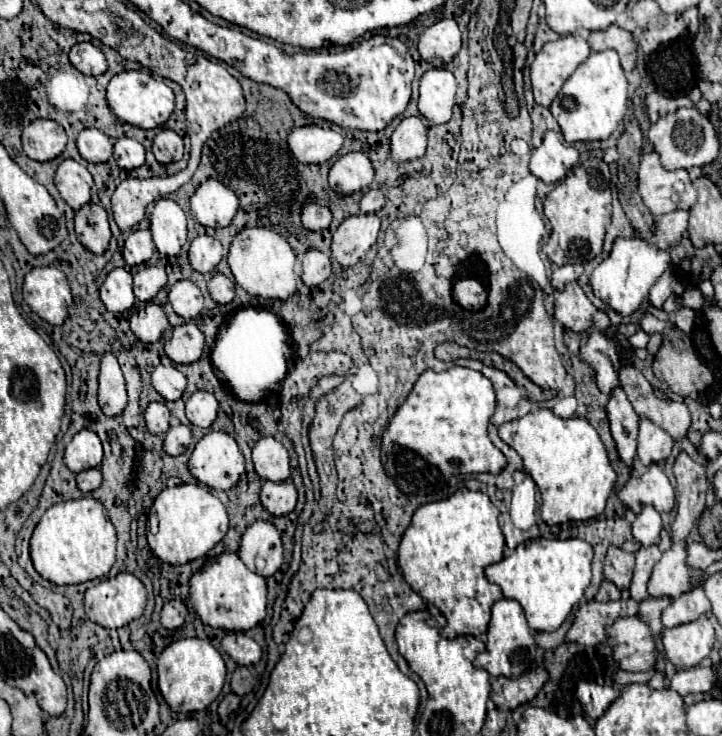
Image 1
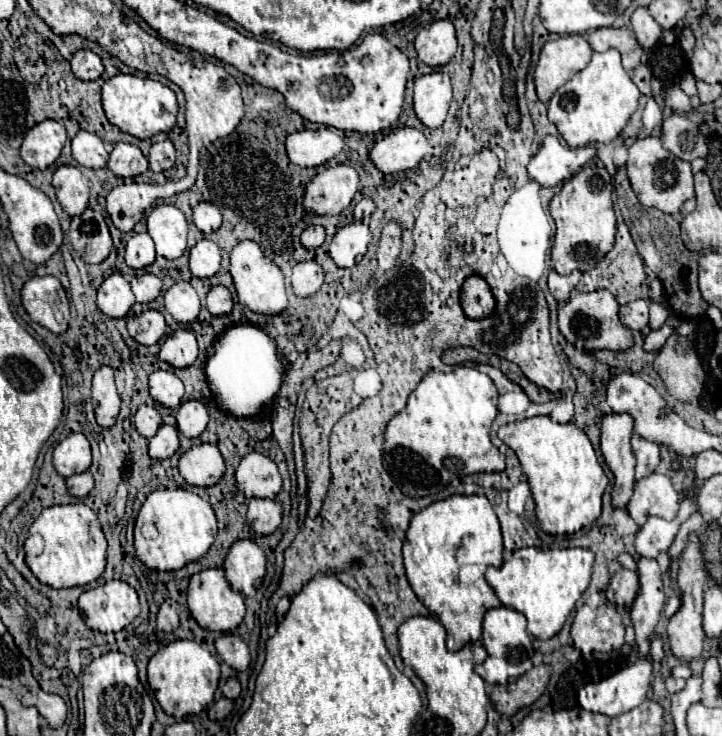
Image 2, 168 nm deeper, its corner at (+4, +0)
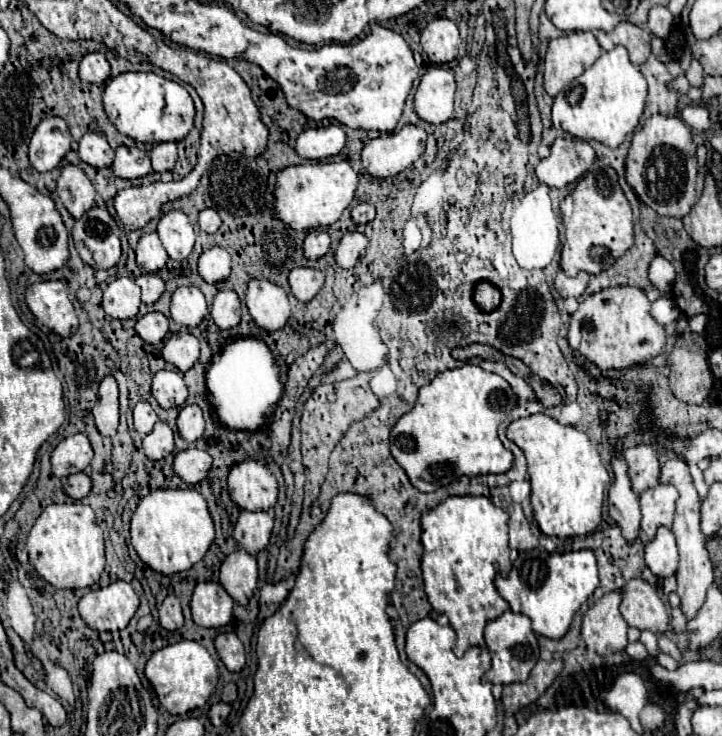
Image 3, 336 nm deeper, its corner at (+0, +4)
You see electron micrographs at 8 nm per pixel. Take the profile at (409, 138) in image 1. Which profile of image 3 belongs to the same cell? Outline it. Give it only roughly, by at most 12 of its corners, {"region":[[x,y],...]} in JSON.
{"region":[[407,124],[361,152],[371,176],[389,178],[425,152],[427,132]]}

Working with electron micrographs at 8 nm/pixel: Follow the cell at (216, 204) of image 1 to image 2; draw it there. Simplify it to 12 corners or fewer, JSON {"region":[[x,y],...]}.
{"region":[[215,204],[193,208],[193,222],[201,232],[213,234],[221,226]]}

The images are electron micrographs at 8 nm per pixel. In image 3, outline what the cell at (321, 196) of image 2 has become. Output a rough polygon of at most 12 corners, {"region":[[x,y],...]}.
{"region":[[345,160],[277,174],[277,218],[293,230],[337,222],[357,172]]}

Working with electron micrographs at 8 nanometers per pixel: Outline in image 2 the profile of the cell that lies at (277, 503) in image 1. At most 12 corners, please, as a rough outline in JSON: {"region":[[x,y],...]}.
{"region":[[249,500],[245,516],[257,536],[281,524],[279,500]]}

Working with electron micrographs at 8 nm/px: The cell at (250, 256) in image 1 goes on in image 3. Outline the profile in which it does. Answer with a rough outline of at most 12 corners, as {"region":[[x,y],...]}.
{"region":[[251,278],[245,304],[257,326],[287,324],[289,298],[279,284]]}

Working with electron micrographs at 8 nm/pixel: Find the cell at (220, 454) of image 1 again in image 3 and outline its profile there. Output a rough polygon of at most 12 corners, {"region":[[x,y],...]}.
{"region":[[187,448],[175,456],[173,470],[187,484],[207,478],[209,452]]}

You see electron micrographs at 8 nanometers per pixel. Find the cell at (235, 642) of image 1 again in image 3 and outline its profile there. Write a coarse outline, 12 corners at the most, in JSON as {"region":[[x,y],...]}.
{"region":[[221,632],[215,648],[227,670],[245,666],[245,648],[235,632]]}

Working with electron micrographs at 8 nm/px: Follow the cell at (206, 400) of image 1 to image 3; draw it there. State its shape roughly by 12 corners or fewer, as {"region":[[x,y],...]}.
{"region":[[197,404],[179,410],[177,428],[187,442],[203,436],[205,420]]}

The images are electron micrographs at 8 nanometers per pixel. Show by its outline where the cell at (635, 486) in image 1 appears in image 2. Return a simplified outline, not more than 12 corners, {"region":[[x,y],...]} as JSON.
{"region":[[663,474],[635,482],[627,512],[643,526],[649,516],[673,520],[679,494]]}

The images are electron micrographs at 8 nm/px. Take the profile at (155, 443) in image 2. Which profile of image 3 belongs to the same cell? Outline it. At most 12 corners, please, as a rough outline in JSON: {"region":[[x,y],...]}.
{"region":[[157,422],[143,438],[143,452],[151,460],[169,456],[175,448],[173,430]]}

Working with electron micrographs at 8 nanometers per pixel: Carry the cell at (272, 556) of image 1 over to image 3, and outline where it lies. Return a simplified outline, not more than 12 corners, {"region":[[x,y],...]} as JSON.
{"region":[[243,548],[221,564],[219,582],[235,602],[257,588],[257,558]]}

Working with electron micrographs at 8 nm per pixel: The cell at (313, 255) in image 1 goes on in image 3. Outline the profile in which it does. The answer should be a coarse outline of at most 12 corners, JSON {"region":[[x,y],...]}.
{"region":[[295,268],[289,286],[297,300],[309,302],[325,276],[317,268]]}

